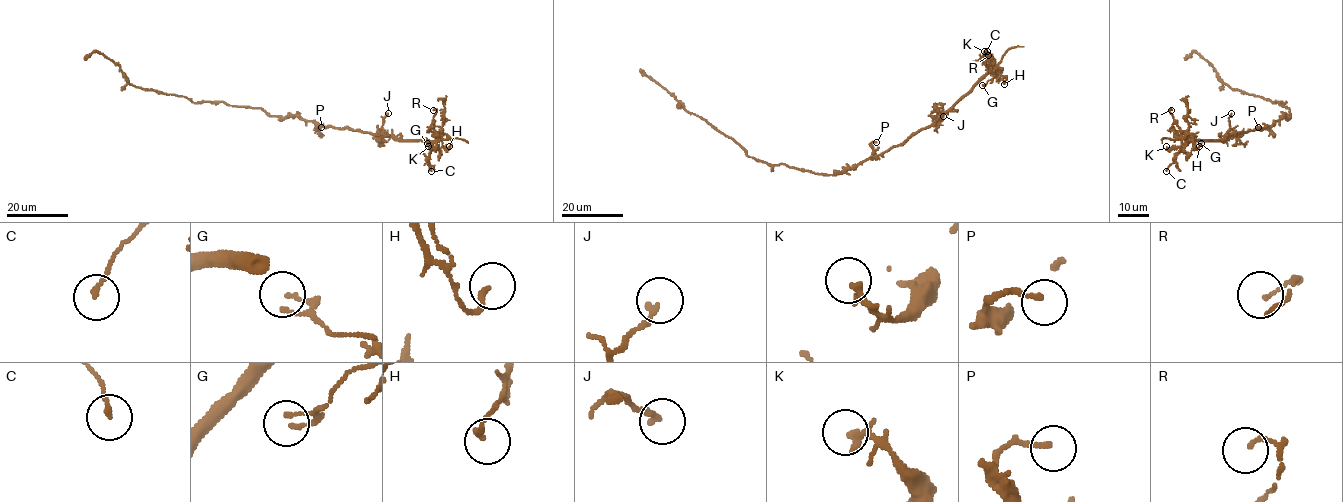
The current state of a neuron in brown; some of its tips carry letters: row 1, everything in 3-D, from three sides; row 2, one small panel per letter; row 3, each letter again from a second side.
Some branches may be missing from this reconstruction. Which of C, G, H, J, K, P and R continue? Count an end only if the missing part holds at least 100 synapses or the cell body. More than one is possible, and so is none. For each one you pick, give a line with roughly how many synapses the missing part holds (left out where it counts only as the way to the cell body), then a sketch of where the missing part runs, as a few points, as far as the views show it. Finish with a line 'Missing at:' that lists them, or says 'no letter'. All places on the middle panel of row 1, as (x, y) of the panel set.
Missing at: no letter

